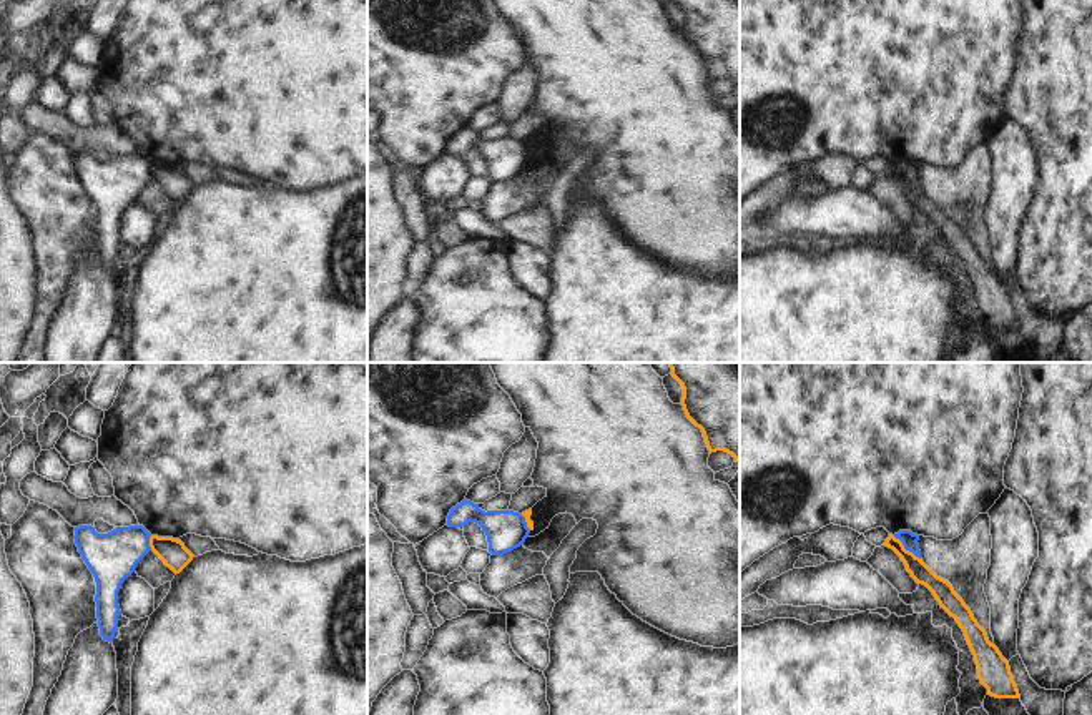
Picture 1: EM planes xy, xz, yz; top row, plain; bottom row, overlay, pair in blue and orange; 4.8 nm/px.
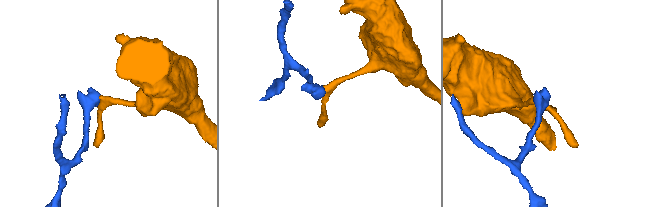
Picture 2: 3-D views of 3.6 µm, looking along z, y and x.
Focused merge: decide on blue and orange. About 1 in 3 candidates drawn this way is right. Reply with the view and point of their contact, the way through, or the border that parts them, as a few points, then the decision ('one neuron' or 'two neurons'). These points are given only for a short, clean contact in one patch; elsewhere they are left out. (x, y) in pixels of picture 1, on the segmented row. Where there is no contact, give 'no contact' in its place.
meets blue in yz at (906, 549); border along yz (893, 536), (919, 559); two neurons

